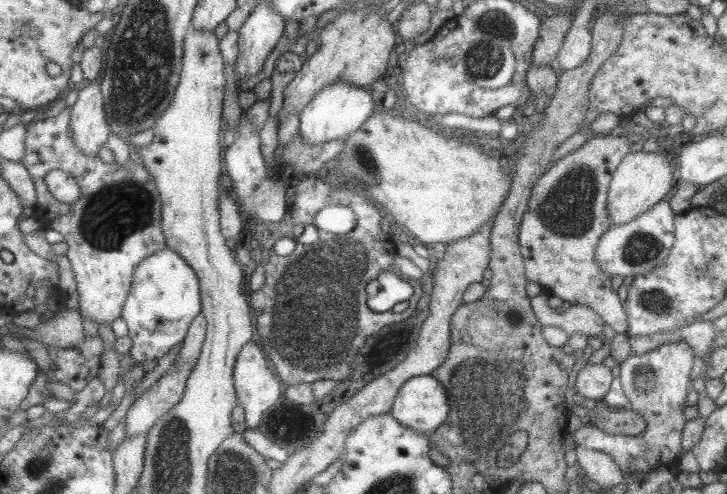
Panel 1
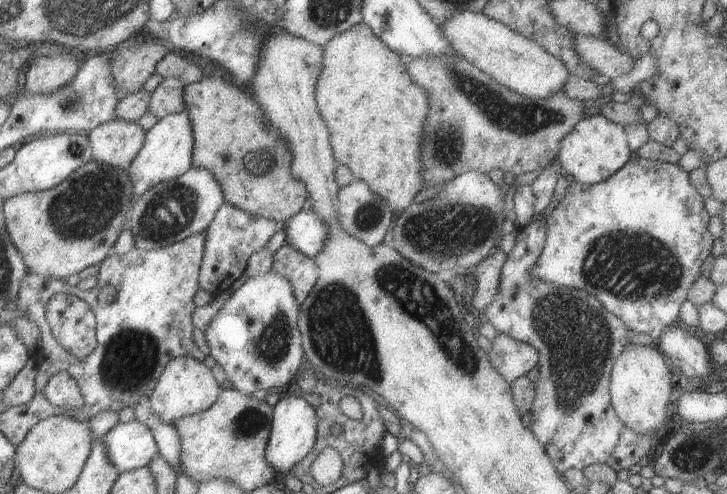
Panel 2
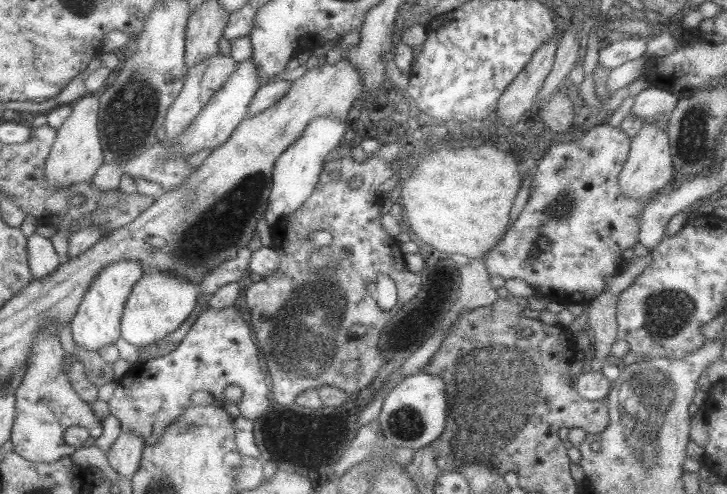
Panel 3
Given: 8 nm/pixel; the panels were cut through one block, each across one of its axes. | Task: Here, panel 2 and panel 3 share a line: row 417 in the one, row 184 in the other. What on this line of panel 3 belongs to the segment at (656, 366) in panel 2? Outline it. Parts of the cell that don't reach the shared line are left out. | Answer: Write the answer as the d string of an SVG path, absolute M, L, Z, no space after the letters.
M647 120L630 140L630 154L619 176L620 190L628 198L652 197L670 182L672 170L674 165L668 132L658 128L653 120Z

